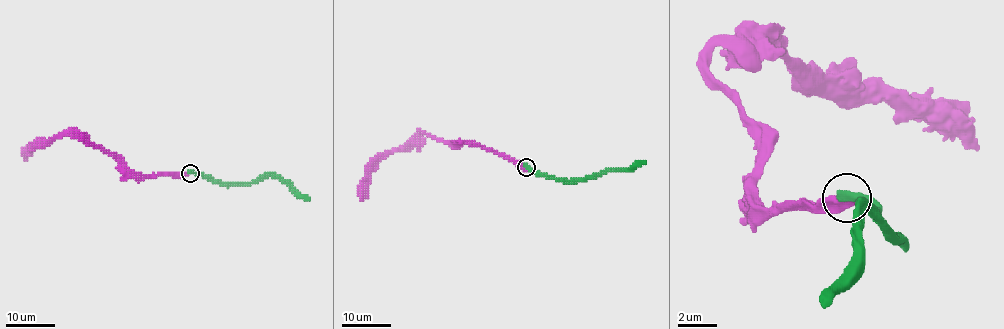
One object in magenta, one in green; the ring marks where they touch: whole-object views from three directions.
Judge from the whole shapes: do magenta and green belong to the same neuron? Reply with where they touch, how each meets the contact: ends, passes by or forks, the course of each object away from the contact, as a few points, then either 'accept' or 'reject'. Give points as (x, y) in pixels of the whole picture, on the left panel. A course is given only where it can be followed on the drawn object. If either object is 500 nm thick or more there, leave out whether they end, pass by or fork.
place (190, 173); course magenta (190, 173), (138, 176), (77, 135), (53, 136), (36, 143), (24, 161); course green (190, 173), (200, 173), (221, 182), (255, 182), (274, 176), (288, 181), (310, 200); reject

